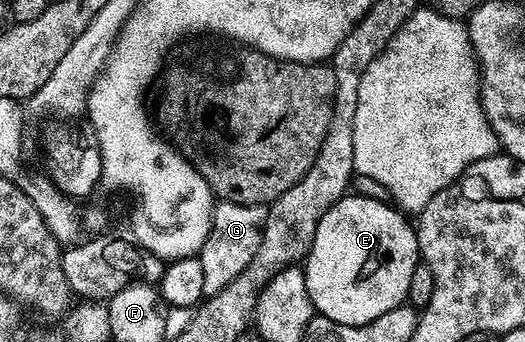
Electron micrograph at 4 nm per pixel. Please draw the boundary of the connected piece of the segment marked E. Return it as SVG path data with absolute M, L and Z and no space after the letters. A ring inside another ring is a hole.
M352 192L322 216L302 269L315 313L338 324L361 326L408 302L414 268L421 265L416 227L395 205Z

